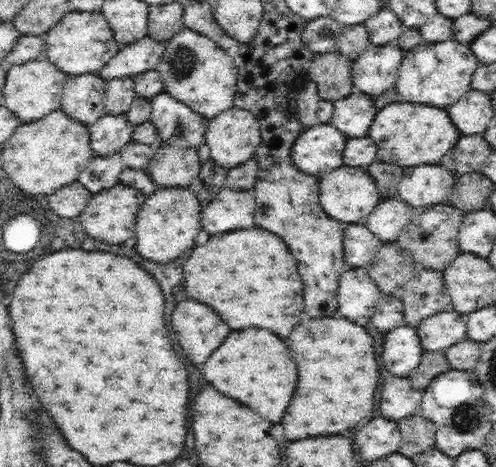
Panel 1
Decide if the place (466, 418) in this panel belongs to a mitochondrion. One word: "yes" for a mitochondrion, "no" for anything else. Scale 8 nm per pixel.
yes

